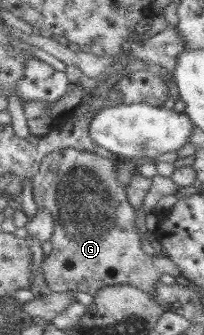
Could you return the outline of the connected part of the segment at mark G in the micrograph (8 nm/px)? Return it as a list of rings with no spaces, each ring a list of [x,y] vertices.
[[[66,147],[48,154],[30,182],[37,209],[48,210],[54,220],[53,236],[50,239],[53,250],[41,265],[44,281],[53,292],[74,289],[93,296],[106,286],[130,284],[152,295],[161,275],[177,275],[179,269],[170,258],[156,261],[142,250],[143,243],[135,223],[136,213],[127,198],[126,187],[117,178],[117,162],[96,153]]]

